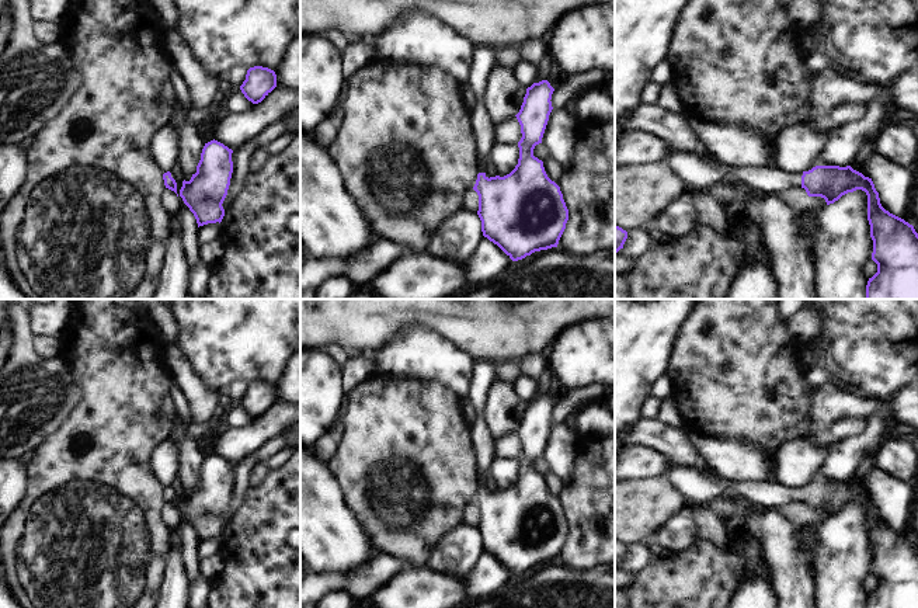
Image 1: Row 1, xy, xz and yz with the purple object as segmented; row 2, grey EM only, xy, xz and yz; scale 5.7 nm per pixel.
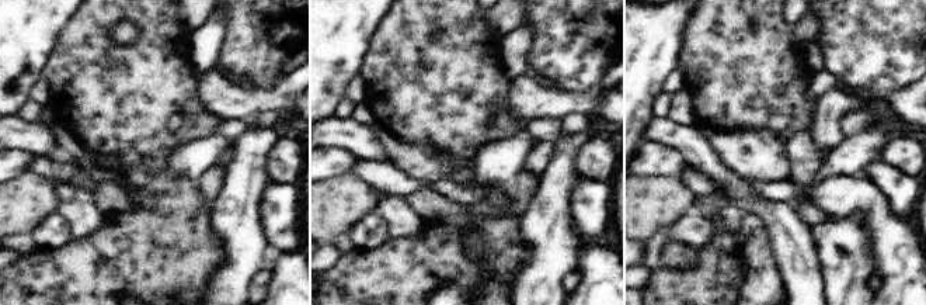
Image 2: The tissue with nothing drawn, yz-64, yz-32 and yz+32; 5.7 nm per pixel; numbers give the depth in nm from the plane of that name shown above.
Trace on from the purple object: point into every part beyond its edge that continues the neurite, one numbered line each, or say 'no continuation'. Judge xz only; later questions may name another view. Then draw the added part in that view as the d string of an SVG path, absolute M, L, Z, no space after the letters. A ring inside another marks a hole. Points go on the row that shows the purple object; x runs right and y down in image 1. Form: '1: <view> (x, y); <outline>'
1: xz (483, 56); M473 44L473 58L467 77L467 86L472 88L476 105L470 111L470 128L474 136L474 154L477 171L486 173L484 161L490 160L490 152L494 146L493 122L481 103L481 94L487 86L487 76L495 66L494 51L481 44Z

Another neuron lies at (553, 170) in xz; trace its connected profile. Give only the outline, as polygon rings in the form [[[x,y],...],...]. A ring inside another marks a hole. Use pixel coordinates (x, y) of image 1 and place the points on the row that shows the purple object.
[[[552,157],[543,161],[543,167],[547,177],[559,185],[563,174],[563,167]]]

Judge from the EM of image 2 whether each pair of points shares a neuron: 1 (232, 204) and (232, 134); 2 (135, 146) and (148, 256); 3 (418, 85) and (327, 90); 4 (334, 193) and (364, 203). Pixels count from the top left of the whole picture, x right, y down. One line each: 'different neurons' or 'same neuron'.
1: different neurons
2: same neuron
3: different neurons
4: same neuron

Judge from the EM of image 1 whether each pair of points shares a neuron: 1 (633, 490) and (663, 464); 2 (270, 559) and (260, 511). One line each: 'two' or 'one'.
1: two
2: one

